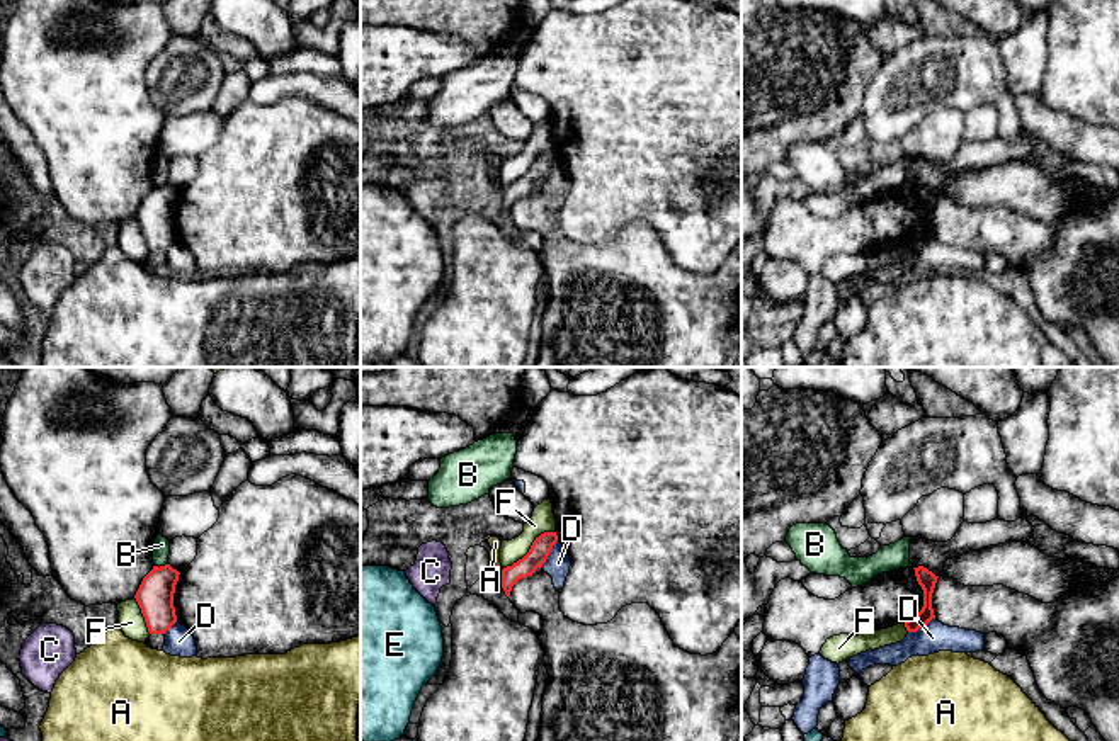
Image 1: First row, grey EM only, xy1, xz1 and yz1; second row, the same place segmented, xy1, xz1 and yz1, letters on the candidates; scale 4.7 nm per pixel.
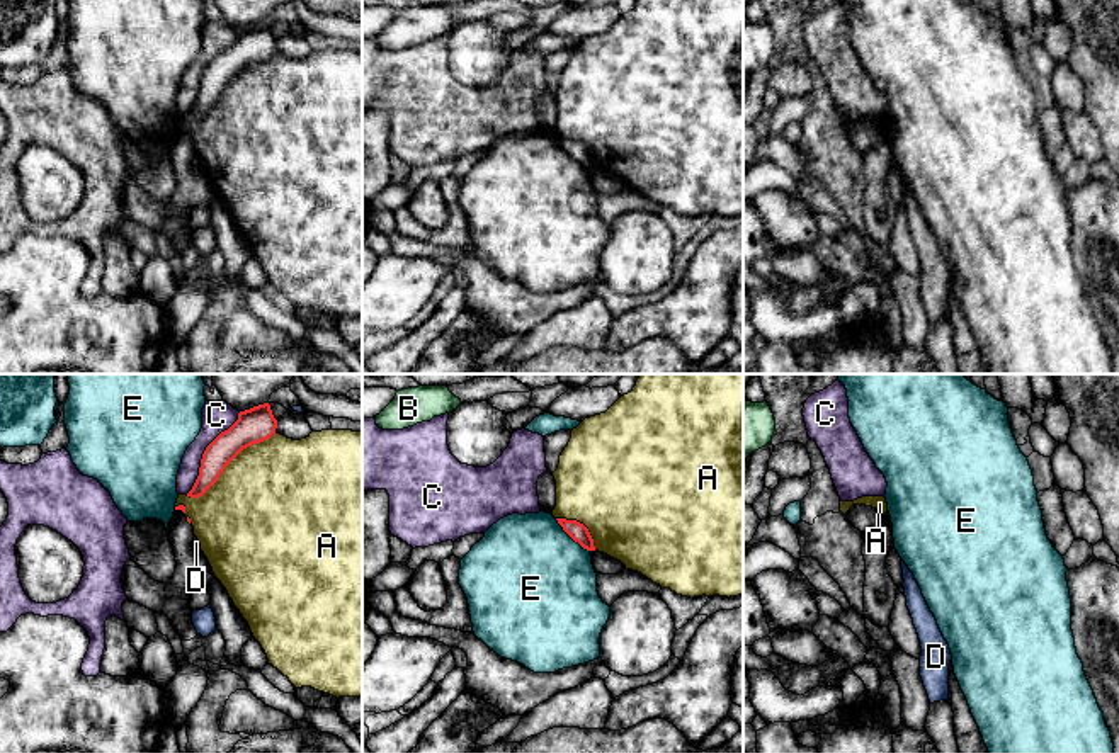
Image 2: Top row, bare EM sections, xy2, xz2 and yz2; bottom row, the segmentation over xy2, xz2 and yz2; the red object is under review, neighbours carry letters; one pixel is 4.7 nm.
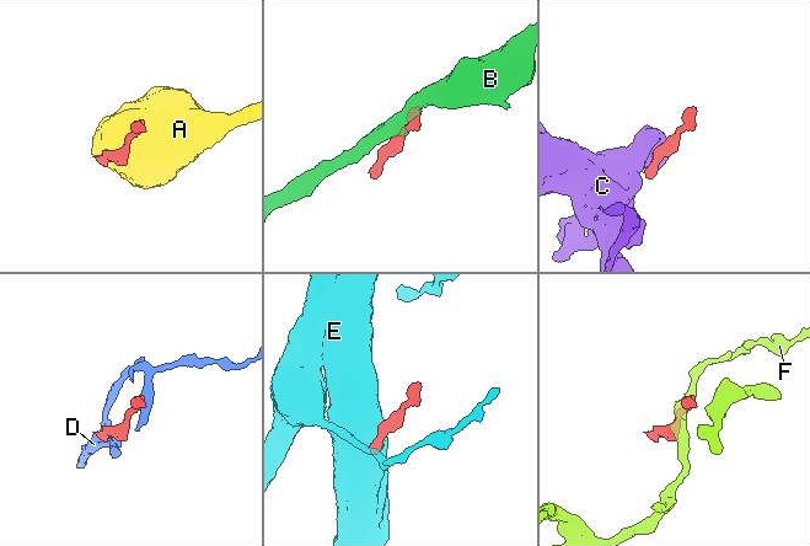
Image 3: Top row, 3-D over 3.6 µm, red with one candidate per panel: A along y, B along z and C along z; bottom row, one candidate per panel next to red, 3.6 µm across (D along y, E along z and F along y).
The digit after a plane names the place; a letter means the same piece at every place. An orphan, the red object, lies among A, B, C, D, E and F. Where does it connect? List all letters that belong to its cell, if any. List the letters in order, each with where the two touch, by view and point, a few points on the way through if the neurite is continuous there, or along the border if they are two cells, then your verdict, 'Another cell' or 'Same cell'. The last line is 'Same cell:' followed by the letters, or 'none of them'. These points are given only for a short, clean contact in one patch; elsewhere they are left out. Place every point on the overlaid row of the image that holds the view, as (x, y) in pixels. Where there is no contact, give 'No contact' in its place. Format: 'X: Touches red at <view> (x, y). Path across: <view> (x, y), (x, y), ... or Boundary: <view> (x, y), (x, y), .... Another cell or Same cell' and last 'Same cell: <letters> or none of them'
A: Touches red at xy2 (228, 463). Another cell
B: Touches red at xy1 (160, 566). Boundary: xy1 (167, 563), (155, 566). Another cell
C: Touches red at xy2 (204, 452). Boundary: xy2 (240, 412), (206, 447), (199, 475), (186, 493). Another cell
D: Touches red at xz1 (548, 554). Another cell
E: Touches red at xz2 (572, 537). Boundary: xz2 (555, 519), (589, 551). Another cell
F: Touches red at xz1 (531, 548). Boundary: xz1 (555, 531), (545, 531), (521, 558), (504, 568). Another cell
Same cell: none of them

